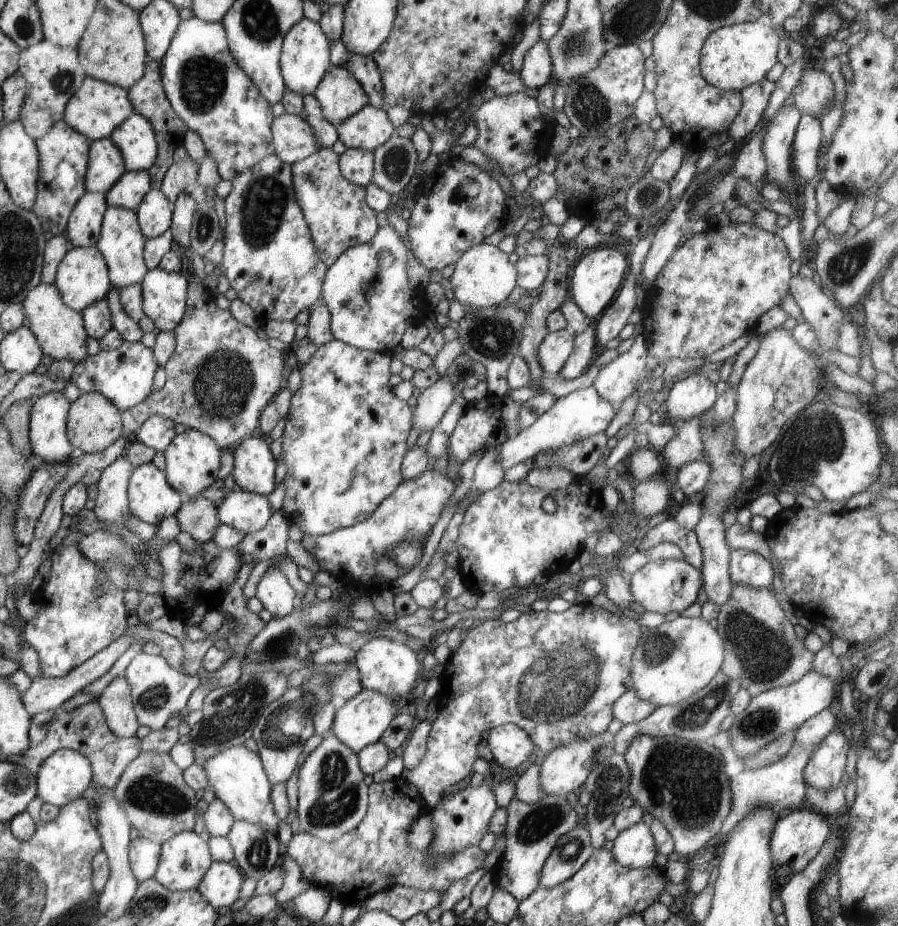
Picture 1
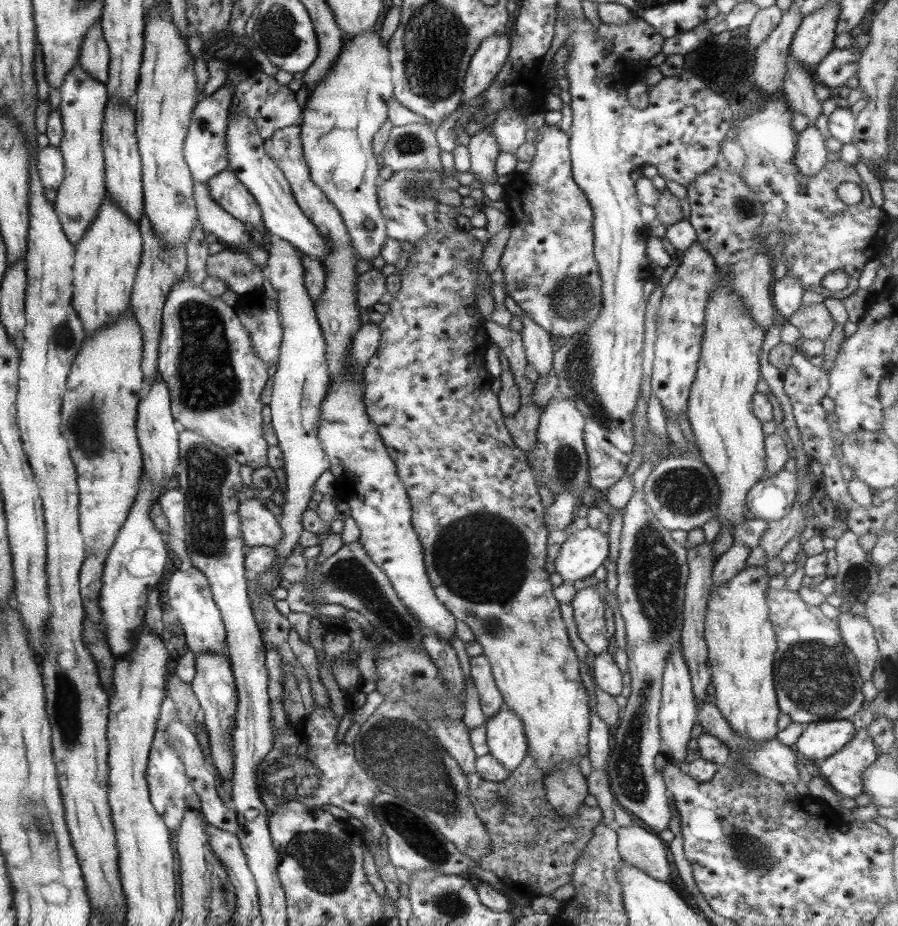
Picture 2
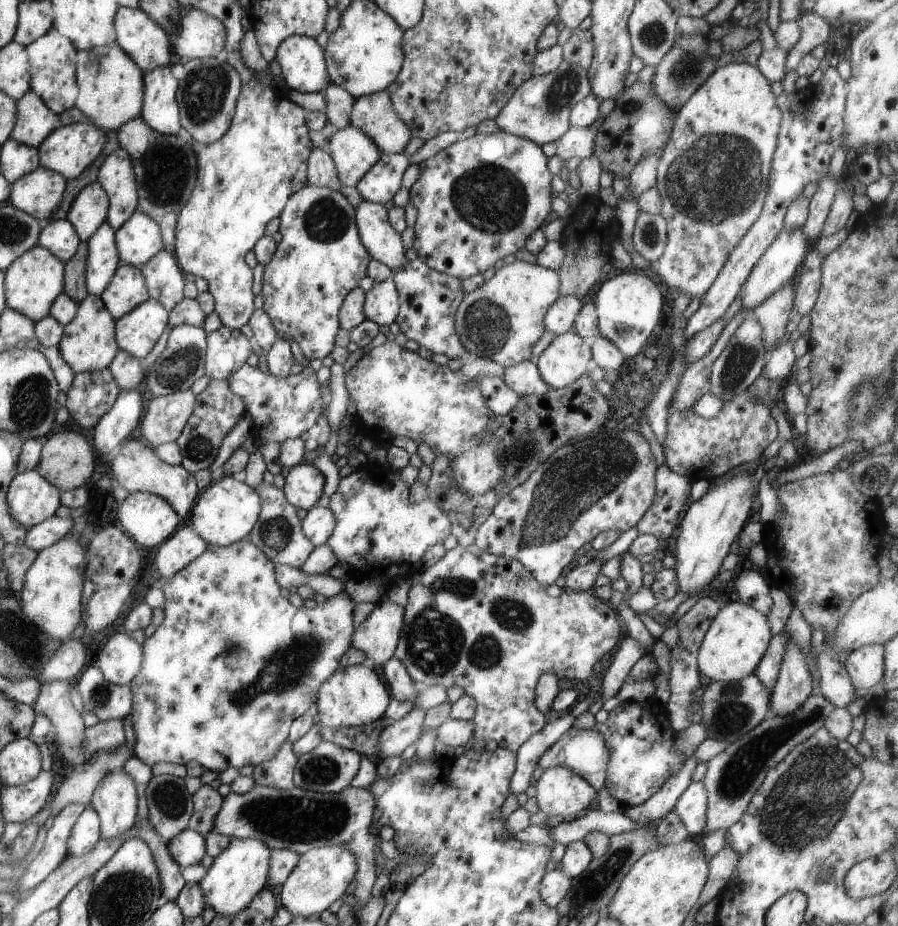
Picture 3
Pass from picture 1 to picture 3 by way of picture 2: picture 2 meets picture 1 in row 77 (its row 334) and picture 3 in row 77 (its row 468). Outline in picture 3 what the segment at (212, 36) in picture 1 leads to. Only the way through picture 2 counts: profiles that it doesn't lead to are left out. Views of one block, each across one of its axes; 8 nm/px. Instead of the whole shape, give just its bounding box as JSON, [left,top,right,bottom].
[170,70,313,330]

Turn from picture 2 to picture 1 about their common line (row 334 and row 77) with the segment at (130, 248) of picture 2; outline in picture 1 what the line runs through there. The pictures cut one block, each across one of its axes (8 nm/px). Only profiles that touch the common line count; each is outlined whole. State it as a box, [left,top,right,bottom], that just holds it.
[63,76,133,142]

